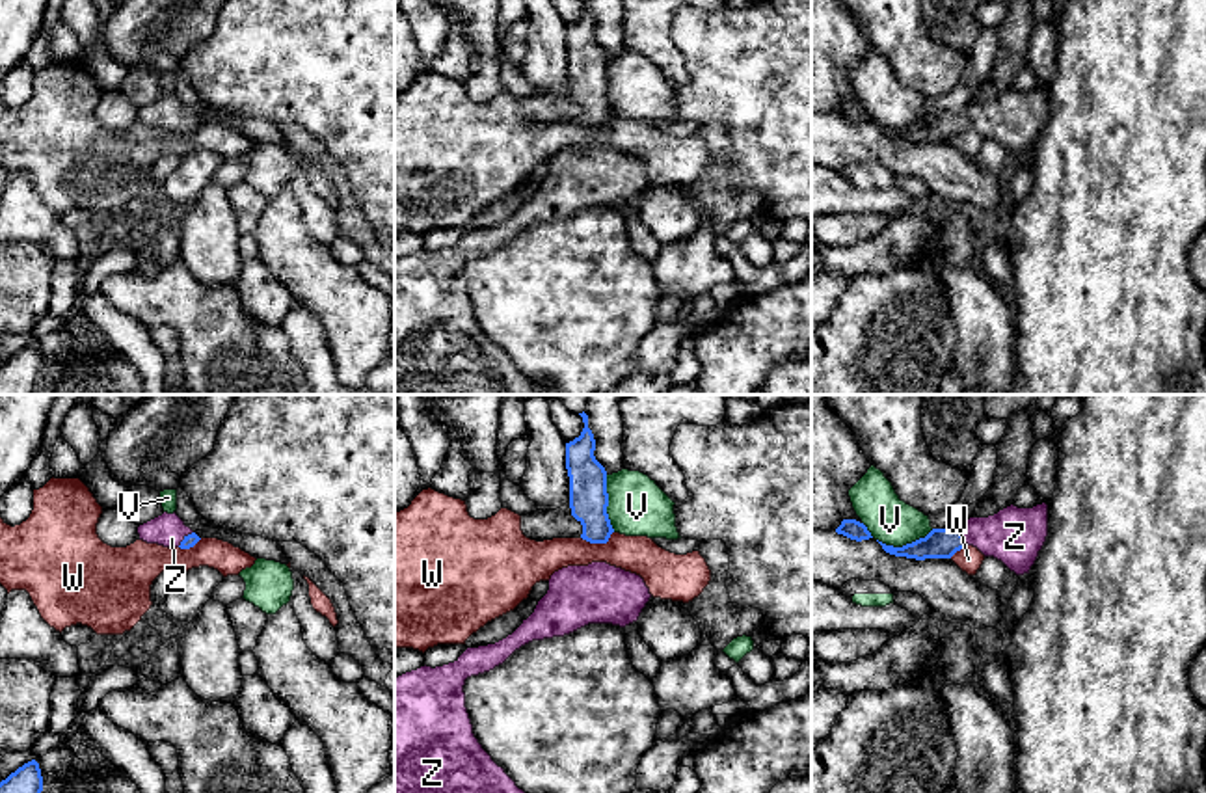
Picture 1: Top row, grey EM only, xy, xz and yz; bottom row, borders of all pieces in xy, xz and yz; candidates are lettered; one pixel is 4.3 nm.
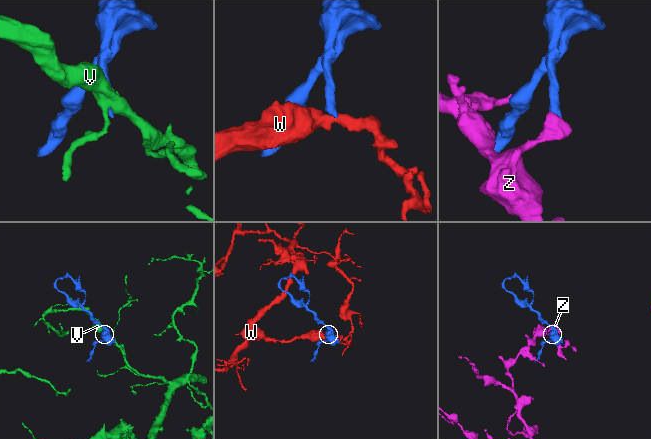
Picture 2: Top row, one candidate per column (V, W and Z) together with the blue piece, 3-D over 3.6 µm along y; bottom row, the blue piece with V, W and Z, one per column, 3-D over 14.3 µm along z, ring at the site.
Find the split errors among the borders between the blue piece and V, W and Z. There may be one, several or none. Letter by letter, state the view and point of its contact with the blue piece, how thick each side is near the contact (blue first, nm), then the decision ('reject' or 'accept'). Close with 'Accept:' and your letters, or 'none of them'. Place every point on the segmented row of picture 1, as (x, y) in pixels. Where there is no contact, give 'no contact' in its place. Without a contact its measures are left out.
V: xz (607, 503) | 170/260 nm | reject
W: xz (598, 542) | 170/170 nm | reject
Z: xy (185, 538) | 60/140 nm | accept
Accept: Z

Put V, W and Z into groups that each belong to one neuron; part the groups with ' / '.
V / W / Z

